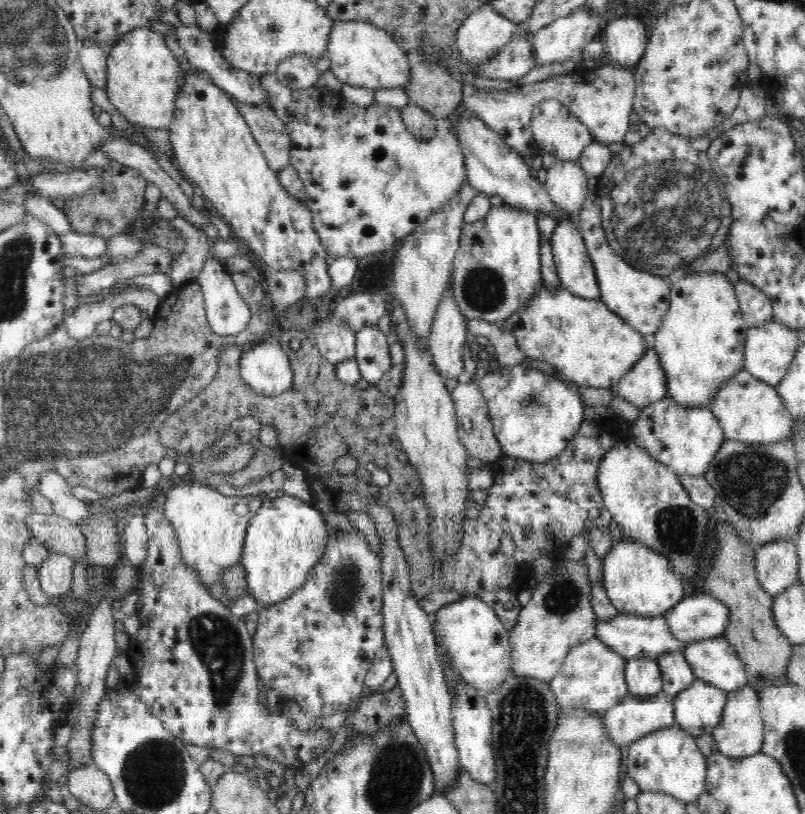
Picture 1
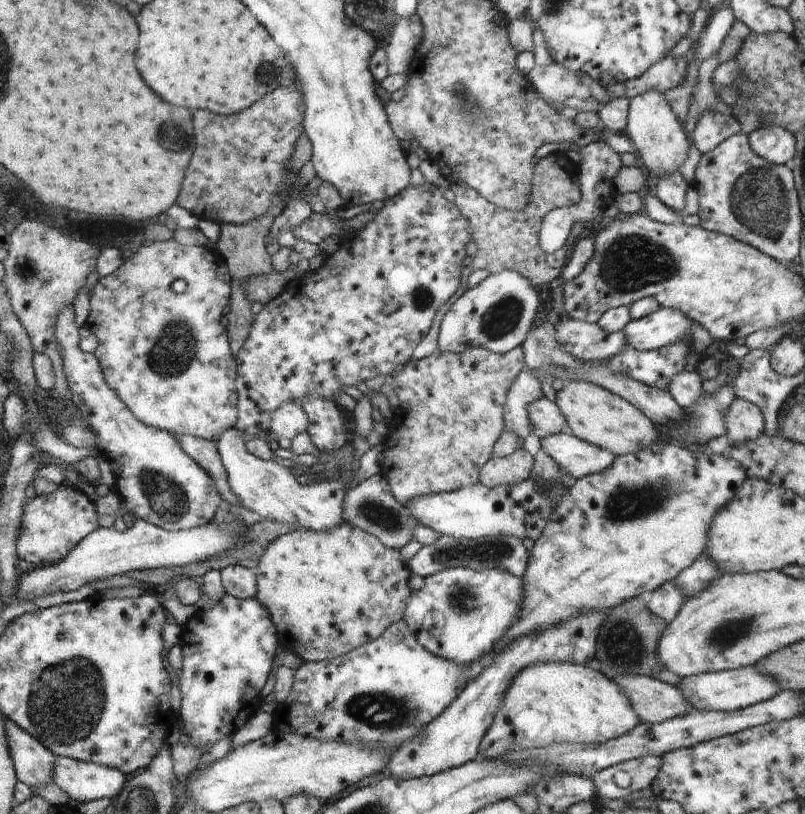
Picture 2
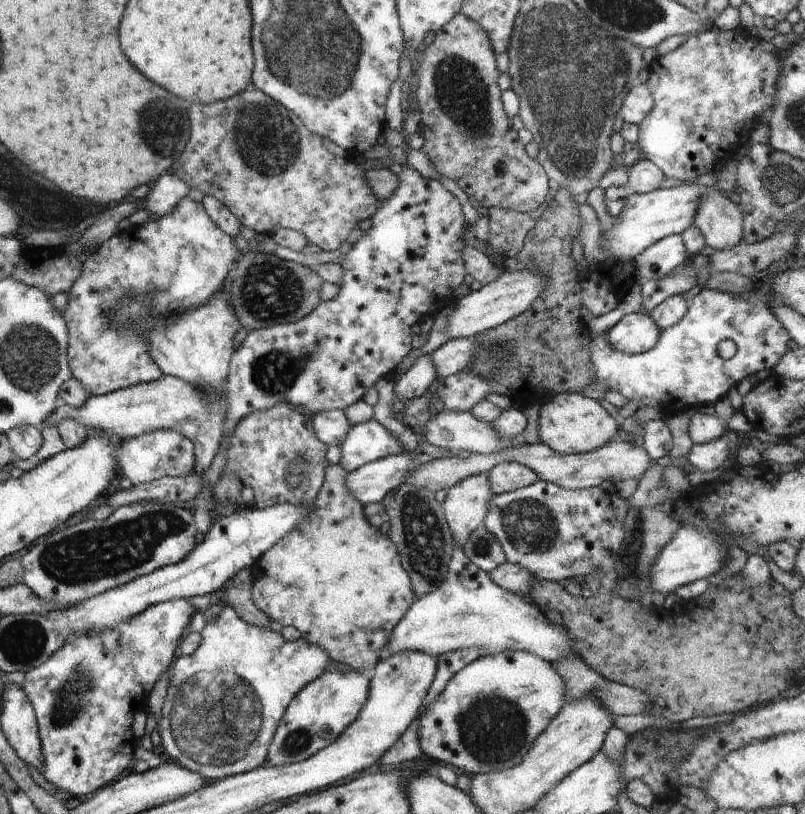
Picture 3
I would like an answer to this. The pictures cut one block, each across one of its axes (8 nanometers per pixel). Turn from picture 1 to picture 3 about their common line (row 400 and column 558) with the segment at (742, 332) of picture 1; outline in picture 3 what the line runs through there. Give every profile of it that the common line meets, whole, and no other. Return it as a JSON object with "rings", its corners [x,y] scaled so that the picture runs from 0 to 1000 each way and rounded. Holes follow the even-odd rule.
{"rings":[[[626,800],[601,803],[573,821],[544,857],[520,880],[523,923],[547,936],[563,939],[584,951],[640,942],[651,931],[665,907],[684,888],[701,865],[702,840],[684,813],[658,800]]]}

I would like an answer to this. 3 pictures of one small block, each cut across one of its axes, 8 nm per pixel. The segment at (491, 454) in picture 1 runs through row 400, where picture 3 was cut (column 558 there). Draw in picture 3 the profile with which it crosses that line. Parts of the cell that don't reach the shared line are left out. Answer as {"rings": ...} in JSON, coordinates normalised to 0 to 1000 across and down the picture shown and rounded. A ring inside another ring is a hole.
{"rings":[[[768,533],[763,534],[749,549],[729,557],[707,559],[693,558],[673,543],[657,545],[645,542],[635,549],[626,549],[625,554],[614,554],[609,558],[586,557],[581,563],[561,560],[537,564],[507,584],[502,593],[513,595],[519,600],[527,598],[542,606],[544,602],[557,602],[585,585],[606,581],[611,574],[622,568],[640,568],[655,572],[670,585],[671,591],[681,591],[708,602],[745,598],[749,590],[765,591],[765,593],[780,587],[793,590],[810,570],[806,558],[794,542],[781,544],[770,538]]]}

